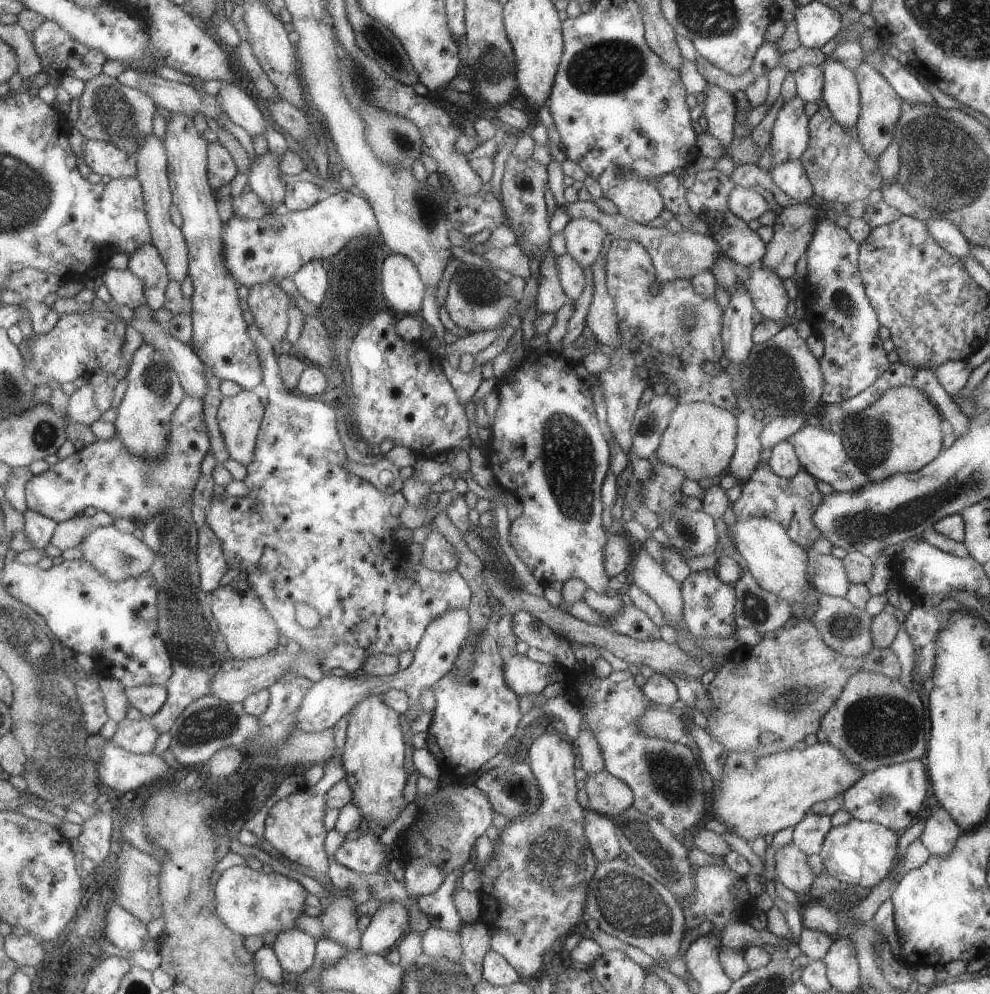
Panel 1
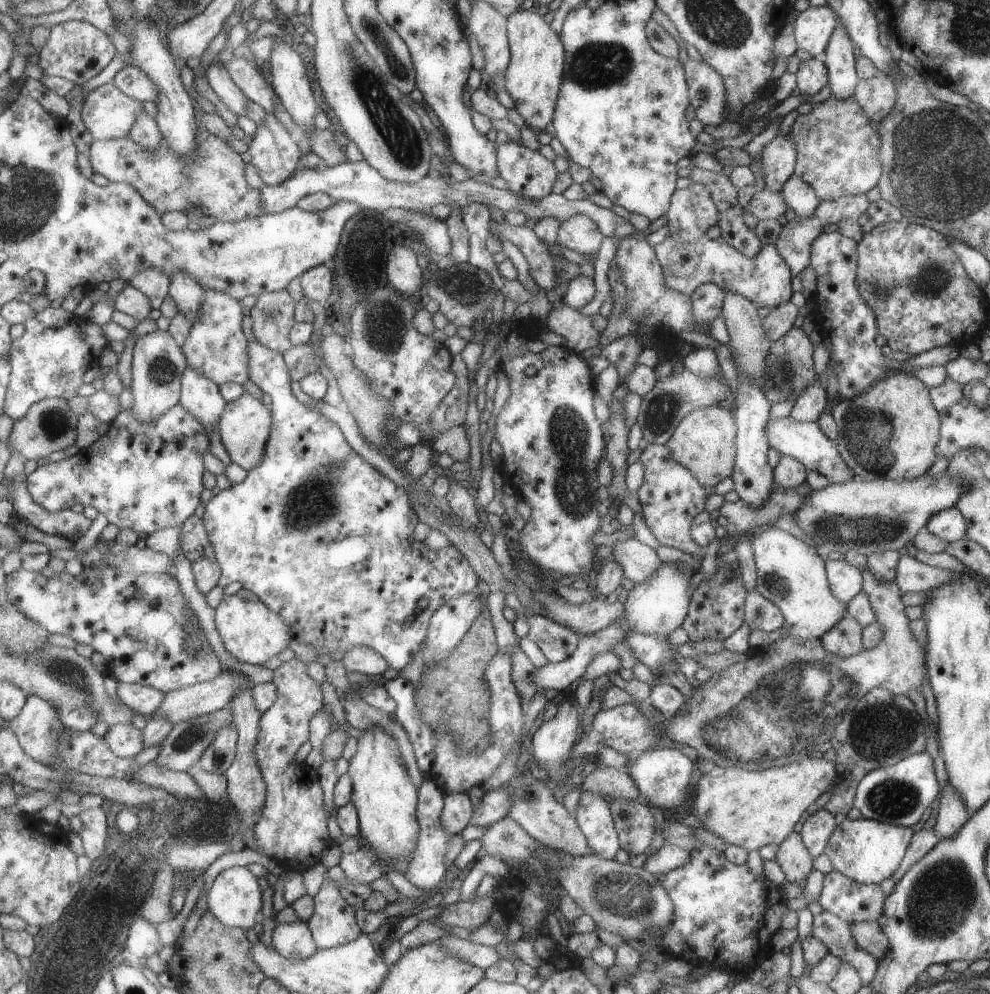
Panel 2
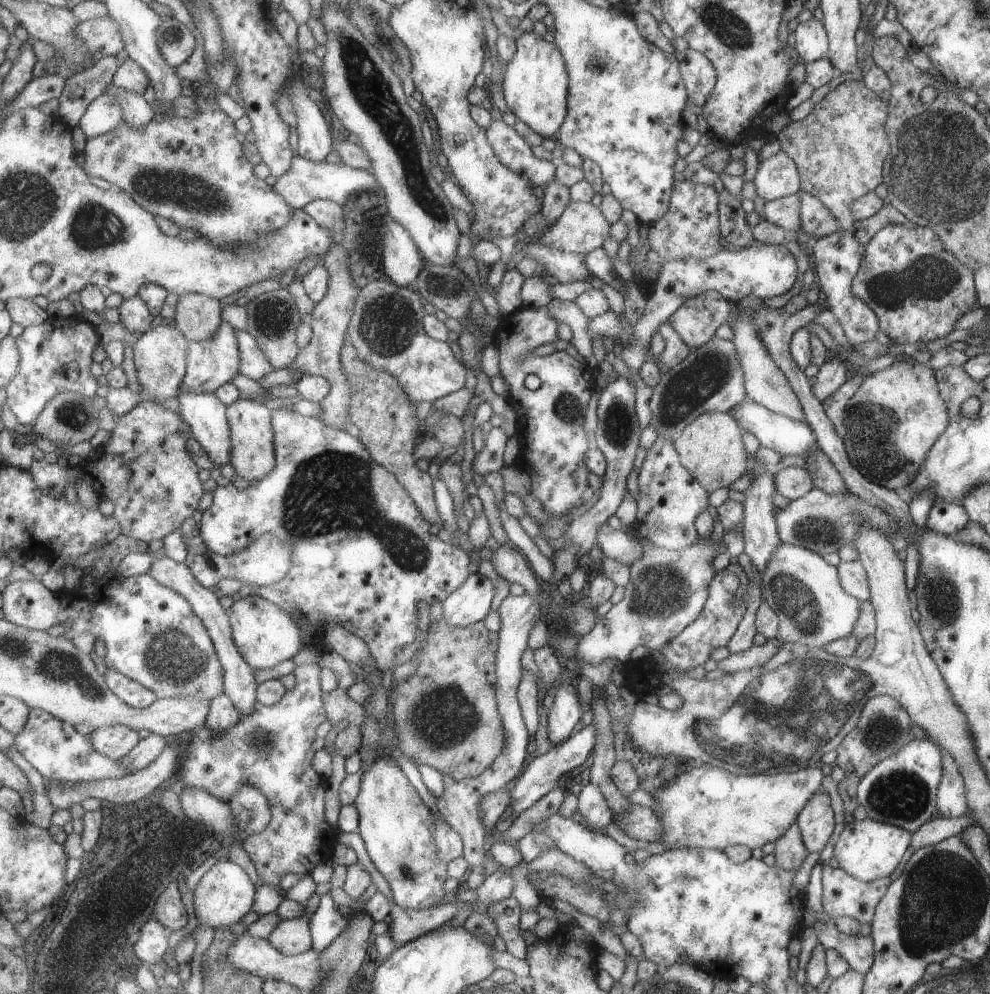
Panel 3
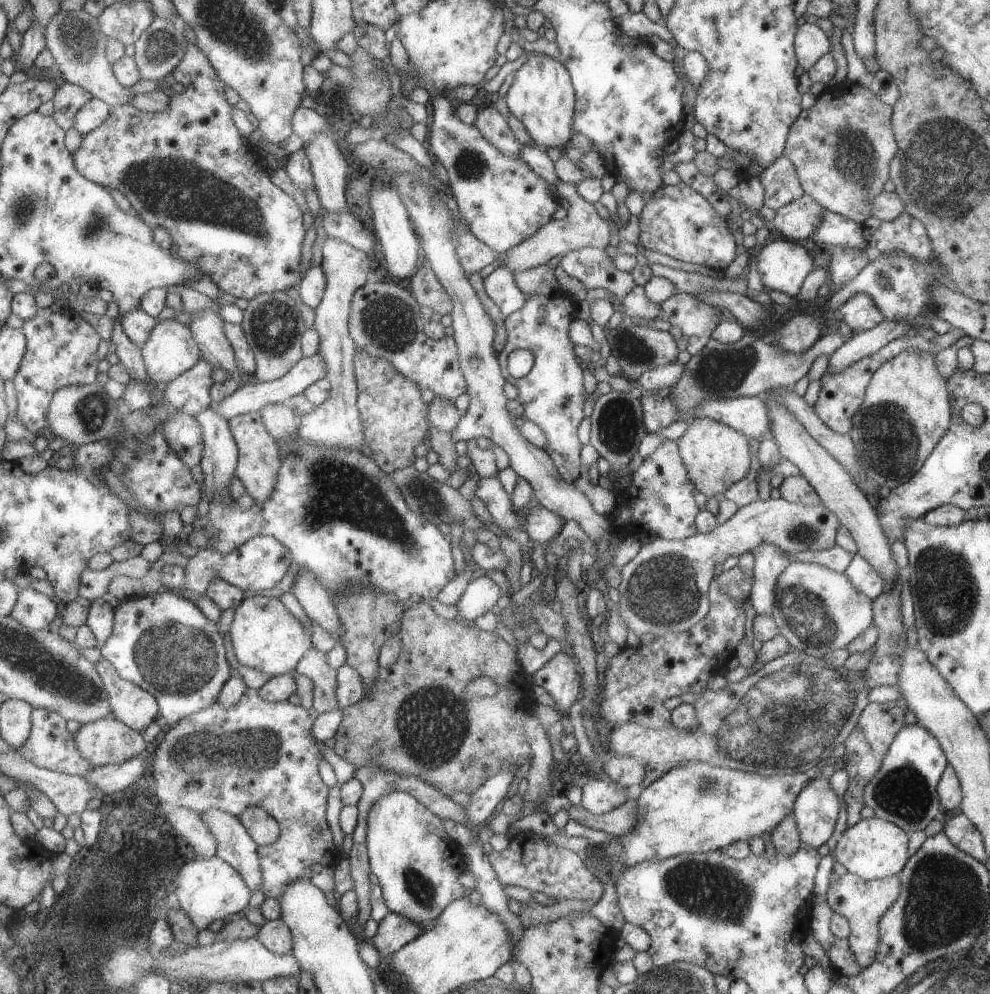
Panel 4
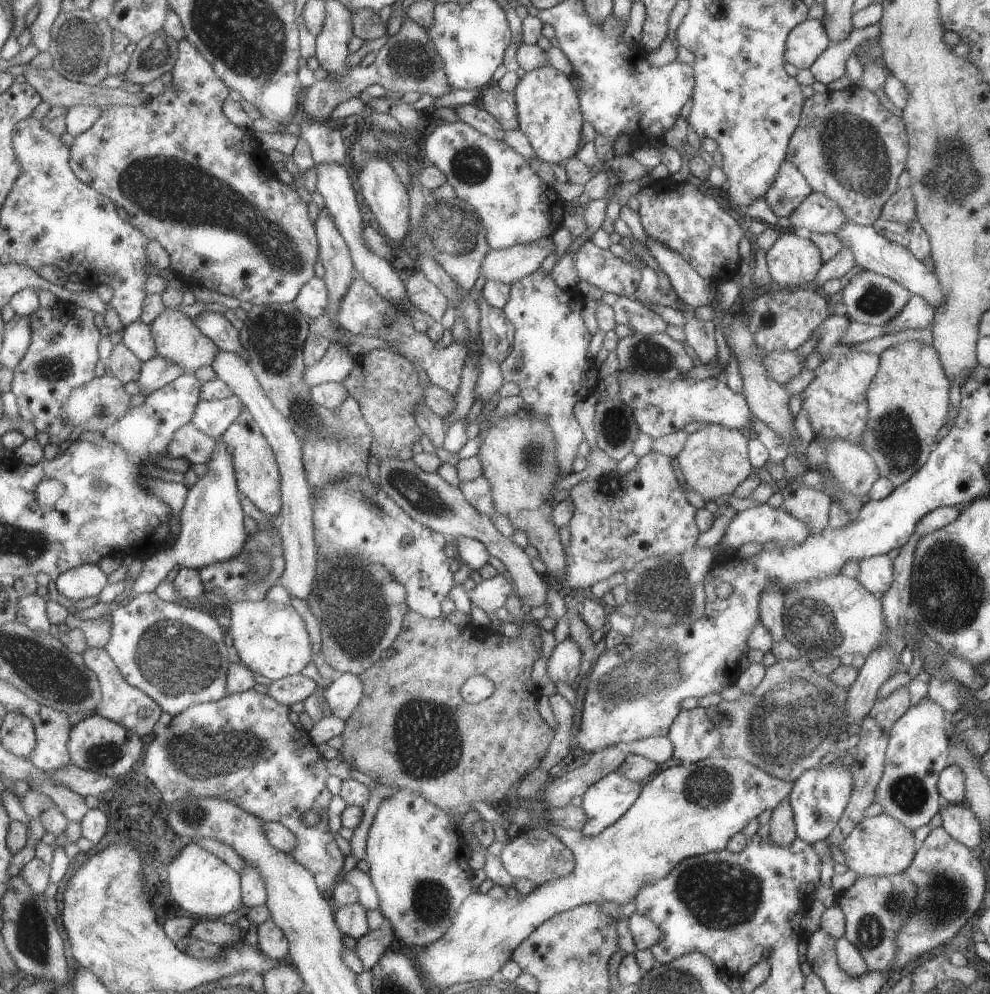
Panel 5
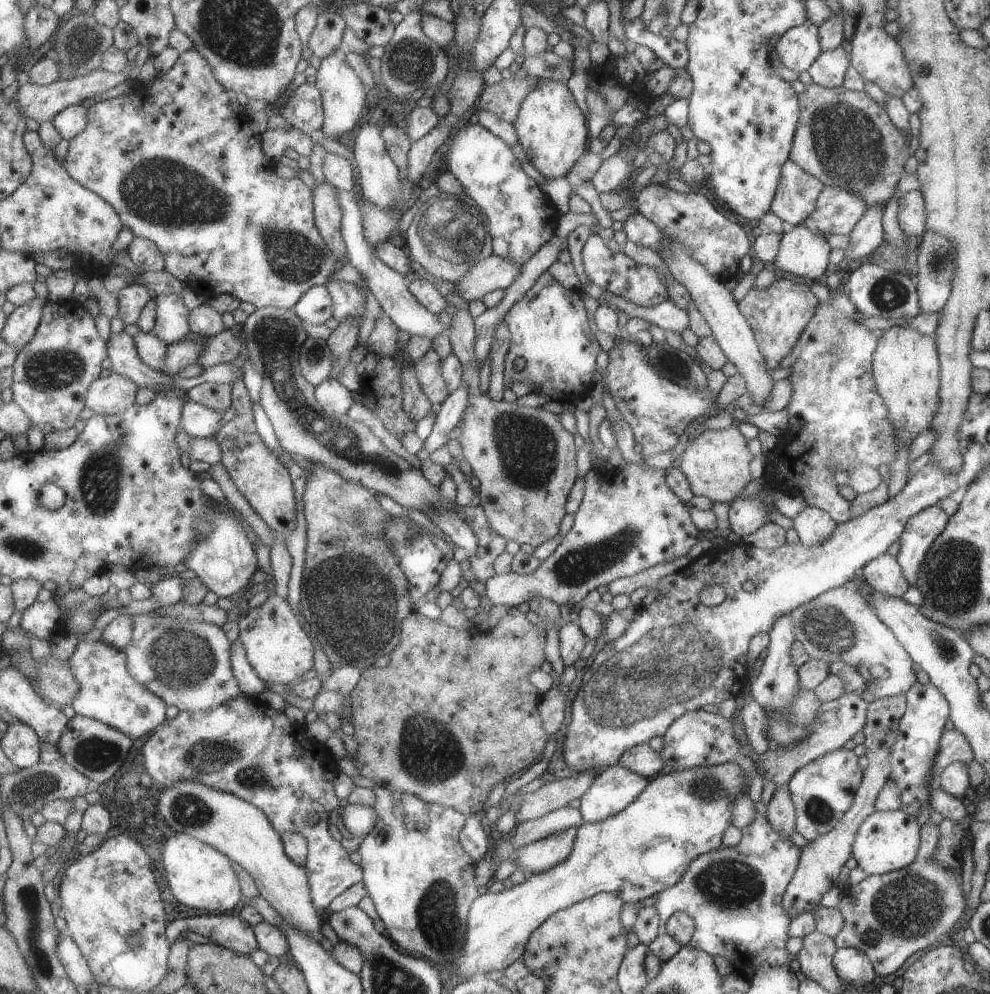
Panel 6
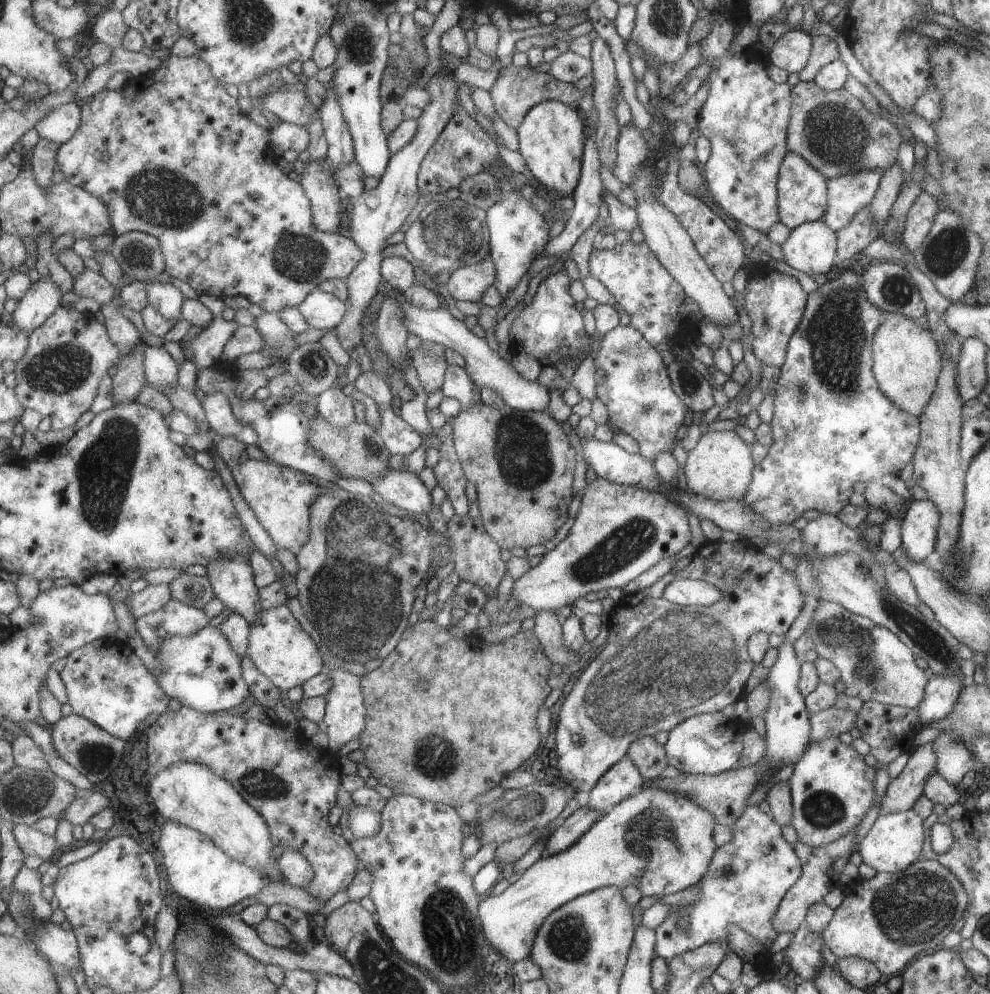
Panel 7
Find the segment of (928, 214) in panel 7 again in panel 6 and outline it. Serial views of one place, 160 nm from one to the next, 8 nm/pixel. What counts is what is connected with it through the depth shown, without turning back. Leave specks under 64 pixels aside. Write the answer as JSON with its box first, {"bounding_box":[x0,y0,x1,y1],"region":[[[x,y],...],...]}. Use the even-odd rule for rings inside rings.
{"bounding_box":[898,190,926,239],"region":[[[920,190],[906,192],[898,202],[898,221],[907,237],[917,239],[925,232],[926,210]]]}

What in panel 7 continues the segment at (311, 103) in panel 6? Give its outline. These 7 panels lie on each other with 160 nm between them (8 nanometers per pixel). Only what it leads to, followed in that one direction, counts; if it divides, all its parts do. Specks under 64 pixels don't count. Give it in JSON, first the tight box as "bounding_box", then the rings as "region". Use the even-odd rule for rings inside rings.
{"bounding_box":[262,91,315,127],"region":[[[281,91],[266,93],[262,97],[263,108],[279,119],[307,127],[315,107],[307,100],[303,91]]]}

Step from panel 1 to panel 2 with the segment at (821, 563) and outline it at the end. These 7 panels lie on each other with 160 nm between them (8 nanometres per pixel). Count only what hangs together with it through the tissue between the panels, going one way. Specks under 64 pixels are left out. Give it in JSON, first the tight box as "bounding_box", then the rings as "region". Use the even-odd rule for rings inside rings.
{"bounding_box":[823,559,862,604],"region":[[[826,559],[823,564],[829,590],[839,602],[846,604],[855,594],[862,591],[862,574],[857,568],[849,566],[845,560]]]}

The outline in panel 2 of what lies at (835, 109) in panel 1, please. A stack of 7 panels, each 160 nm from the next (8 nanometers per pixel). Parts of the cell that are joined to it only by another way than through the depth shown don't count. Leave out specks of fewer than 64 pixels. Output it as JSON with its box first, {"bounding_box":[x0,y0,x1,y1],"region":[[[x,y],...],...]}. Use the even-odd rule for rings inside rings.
{"bounding_box":[822,20,858,100],"region":[[[837,20],[833,34],[825,48],[822,62],[827,70],[831,96],[837,100],[847,100],[854,96],[858,78],[853,47],[851,40],[845,34],[843,24]]]}

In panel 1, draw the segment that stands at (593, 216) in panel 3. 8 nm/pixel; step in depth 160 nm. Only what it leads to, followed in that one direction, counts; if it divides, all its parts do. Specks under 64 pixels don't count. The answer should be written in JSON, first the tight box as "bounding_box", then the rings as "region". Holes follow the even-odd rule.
{"bounding_box":[562,218,606,269],"region":[[[588,218],[569,219],[562,230],[566,252],[583,269],[591,268],[601,252],[606,232],[595,221]]]}

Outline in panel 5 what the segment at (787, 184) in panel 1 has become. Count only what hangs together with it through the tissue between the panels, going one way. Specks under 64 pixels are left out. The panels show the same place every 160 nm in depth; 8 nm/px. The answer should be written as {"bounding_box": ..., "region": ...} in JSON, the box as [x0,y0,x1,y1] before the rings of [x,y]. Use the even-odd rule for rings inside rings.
{"bounding_box":[833,221,942,310],"region":[[[850,221],[842,224],[842,227],[833,234],[843,245],[847,245],[852,250],[856,264],[859,264],[865,272],[873,272],[873,274],[877,273],[889,277],[892,281],[903,285],[911,295],[922,296],[922,299],[934,306],[934,310],[940,307],[942,294],[939,281],[933,271],[930,273],[925,265],[917,260],[909,250],[897,243],[889,242],[872,226],[856,225]]]}

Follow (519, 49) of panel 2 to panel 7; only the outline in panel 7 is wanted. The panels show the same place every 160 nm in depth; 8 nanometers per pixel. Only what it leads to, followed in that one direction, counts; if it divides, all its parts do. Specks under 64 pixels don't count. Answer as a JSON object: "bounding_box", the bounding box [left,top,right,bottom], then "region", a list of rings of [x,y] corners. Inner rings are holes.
{"bounding_box":[516,101,585,199],"region":[[[543,101],[529,109],[516,130],[517,151],[538,188],[552,193],[552,196],[556,195],[558,199],[572,196],[580,179],[585,132],[585,122],[579,109],[557,101]]]}

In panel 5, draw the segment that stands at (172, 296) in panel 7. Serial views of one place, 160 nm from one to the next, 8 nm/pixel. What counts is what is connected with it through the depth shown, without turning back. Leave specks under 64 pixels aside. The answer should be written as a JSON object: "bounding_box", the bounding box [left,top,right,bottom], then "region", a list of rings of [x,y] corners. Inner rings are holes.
{"bounding_box":[150,307,220,373],"region":[[[165,307],[164,311],[150,324],[158,344],[158,354],[179,363],[187,372],[193,373],[201,367],[211,367],[216,362],[220,348],[196,325],[194,319],[176,307]]]}

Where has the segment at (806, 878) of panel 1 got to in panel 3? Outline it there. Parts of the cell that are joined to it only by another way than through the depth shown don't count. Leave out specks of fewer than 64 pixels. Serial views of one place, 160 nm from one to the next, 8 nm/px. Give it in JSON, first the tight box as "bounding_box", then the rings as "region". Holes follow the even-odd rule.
{"bounding_box":[774,823,808,871],"region":[[[796,823],[791,824],[787,830],[774,840],[775,864],[782,869],[797,871],[808,852],[800,837],[800,830]]]}

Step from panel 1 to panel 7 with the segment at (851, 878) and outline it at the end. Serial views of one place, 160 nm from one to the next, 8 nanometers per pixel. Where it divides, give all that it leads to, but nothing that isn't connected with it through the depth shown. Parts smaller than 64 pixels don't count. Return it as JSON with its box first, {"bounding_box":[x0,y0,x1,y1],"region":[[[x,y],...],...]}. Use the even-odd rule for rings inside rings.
{"bounding_box":[858,809,924,873],"region":[[[911,809],[879,815],[870,830],[861,840],[858,852],[862,862],[874,868],[877,873],[891,873],[907,868],[912,862],[921,858],[924,841],[922,819]]]}

